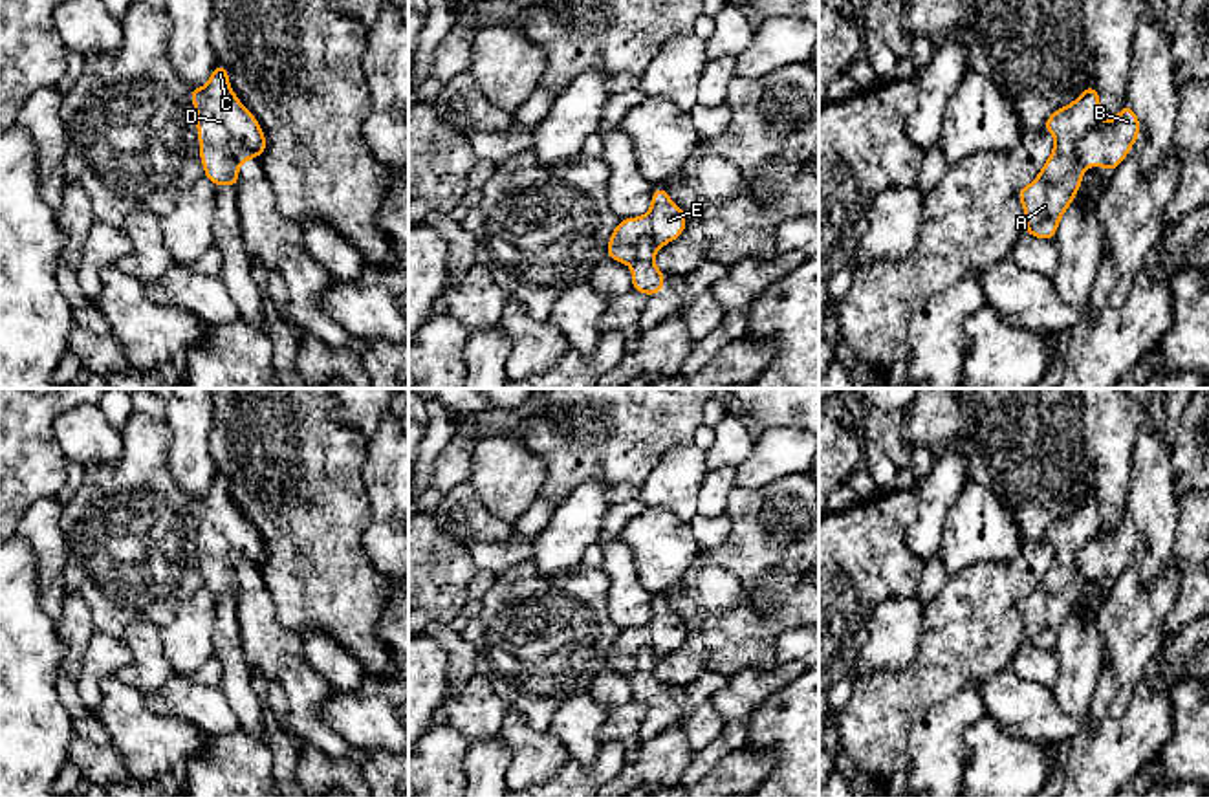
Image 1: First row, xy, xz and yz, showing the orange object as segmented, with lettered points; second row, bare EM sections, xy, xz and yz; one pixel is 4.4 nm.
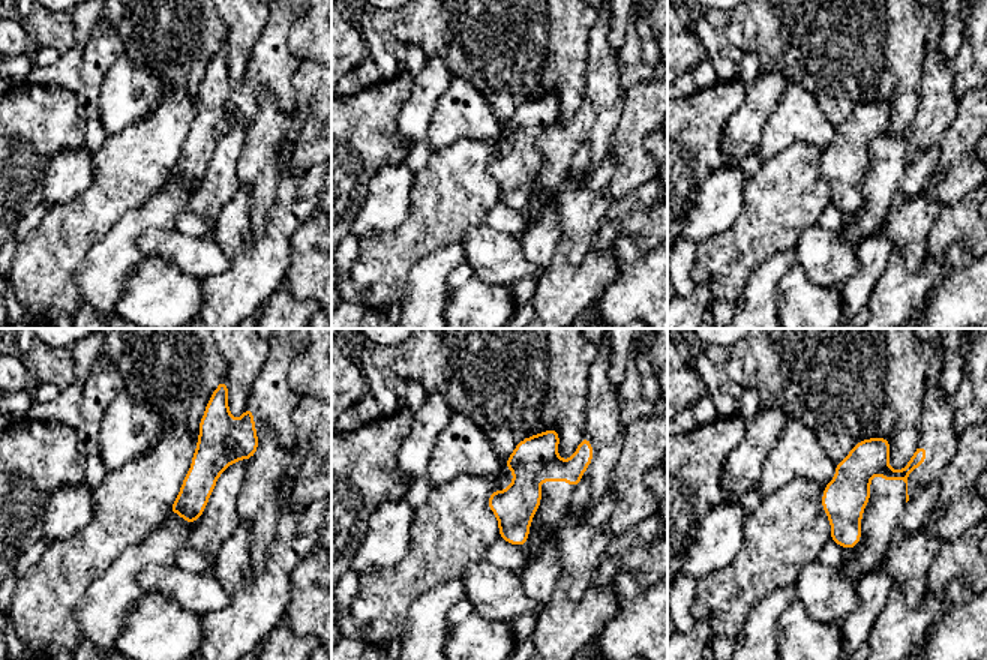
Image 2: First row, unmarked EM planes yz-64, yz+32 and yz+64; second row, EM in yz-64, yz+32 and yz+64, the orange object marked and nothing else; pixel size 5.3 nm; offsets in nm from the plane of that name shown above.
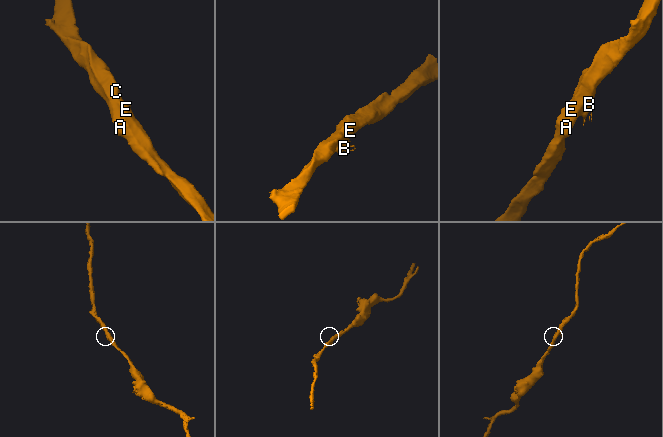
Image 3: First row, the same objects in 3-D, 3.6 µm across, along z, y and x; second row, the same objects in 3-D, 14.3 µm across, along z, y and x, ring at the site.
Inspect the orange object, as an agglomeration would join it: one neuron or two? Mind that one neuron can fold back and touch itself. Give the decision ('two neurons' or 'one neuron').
two neurons

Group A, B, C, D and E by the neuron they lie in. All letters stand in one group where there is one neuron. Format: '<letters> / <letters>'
A C D E / B

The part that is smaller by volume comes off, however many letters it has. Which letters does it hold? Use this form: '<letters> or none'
B

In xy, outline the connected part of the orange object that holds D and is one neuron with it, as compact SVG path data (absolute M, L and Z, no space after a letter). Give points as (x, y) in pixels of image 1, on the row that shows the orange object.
M216 62L202 88L189 88L196 110L200 159L205 178L214 185L238 187L238 165L233 143L249 148L256 158L266 154L266 136L256 117L240 103L229 84L229 70Z

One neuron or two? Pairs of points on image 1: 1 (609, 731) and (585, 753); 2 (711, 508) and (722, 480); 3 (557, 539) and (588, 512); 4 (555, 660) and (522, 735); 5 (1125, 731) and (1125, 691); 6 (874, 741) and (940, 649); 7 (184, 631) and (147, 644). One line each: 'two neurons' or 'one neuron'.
1: two neurons
2: one neuron
3: one neuron
4: two neurons
5: two neurons
6: one neuron
7: two neurons

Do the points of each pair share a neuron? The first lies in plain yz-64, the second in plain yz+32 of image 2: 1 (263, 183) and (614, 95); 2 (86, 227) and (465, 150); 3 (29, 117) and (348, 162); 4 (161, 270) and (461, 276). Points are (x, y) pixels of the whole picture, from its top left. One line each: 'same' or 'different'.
1: different
2: same
3: same
4: same

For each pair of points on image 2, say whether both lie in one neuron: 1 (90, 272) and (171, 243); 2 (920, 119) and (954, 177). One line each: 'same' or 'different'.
1: different
2: different

